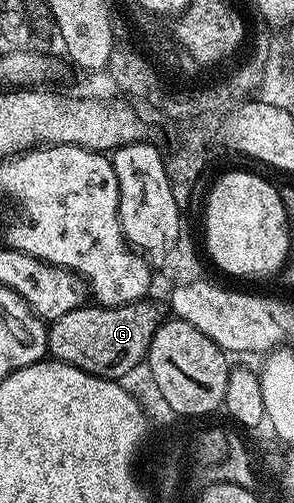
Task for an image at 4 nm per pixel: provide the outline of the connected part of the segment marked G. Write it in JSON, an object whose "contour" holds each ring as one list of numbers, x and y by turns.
{"contour":[[147,303,122,304,119,308,77,307,50,325,47,351,62,364,71,364,94,376,104,376,106,380,124,378,144,363,153,334,161,323,158,310]]}

